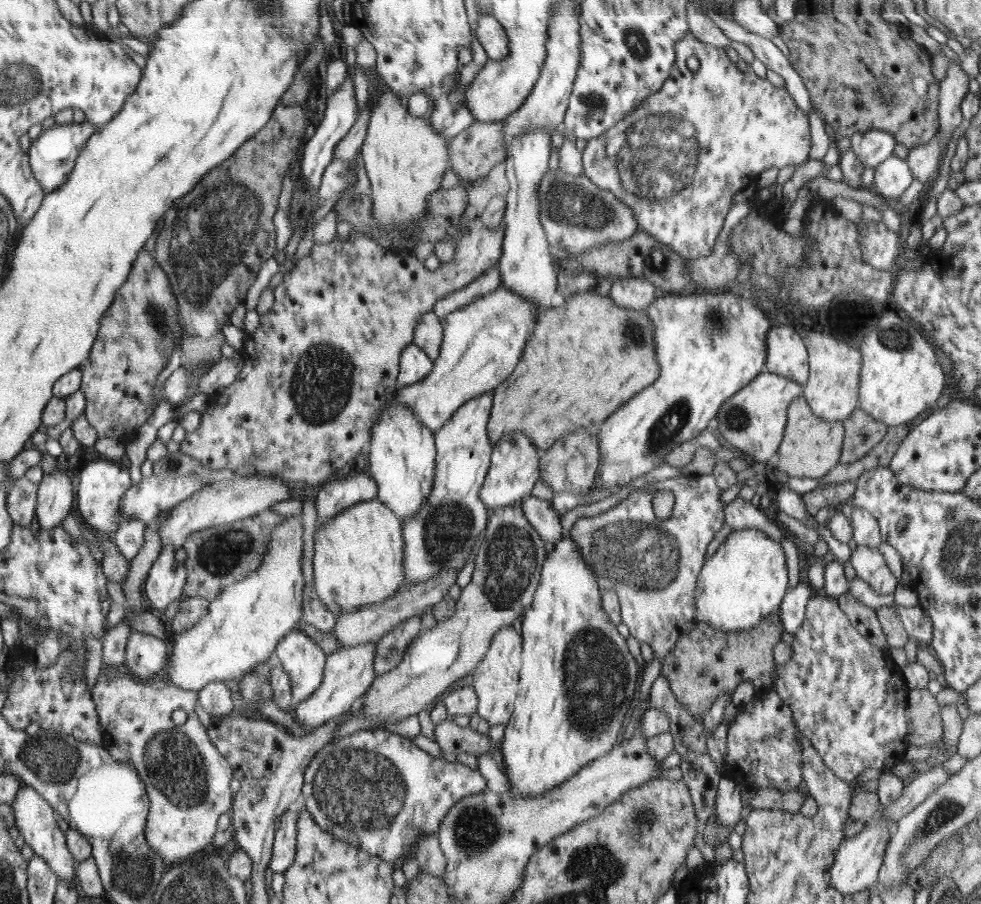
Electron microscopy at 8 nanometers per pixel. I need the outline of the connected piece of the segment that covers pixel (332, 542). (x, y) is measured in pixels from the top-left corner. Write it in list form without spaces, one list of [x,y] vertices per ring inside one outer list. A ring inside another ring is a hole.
[[[380,499],[344,508],[319,526],[313,536],[315,592],[334,616],[386,601],[403,587],[404,547],[407,546],[403,524]]]

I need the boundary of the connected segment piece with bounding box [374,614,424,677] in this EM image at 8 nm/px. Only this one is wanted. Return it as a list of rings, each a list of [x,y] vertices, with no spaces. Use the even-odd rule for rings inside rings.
[[[418,614],[402,621],[376,642],[376,658],[374,658],[376,676],[379,677],[392,670],[402,661],[408,645],[424,629],[420,617],[421,614]]]

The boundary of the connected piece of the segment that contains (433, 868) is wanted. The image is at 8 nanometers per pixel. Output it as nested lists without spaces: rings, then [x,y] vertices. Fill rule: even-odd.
[[[436,833],[422,835],[412,847],[412,857],[418,860],[421,872],[430,873],[430,875],[438,876],[444,880],[446,858],[440,848]]]

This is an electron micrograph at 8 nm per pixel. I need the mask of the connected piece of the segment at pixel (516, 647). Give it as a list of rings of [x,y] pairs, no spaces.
[[[518,626],[500,629],[492,639],[488,652],[473,672],[472,686],[479,696],[477,713],[490,726],[508,724],[519,693],[519,672],[521,669],[522,637]]]

